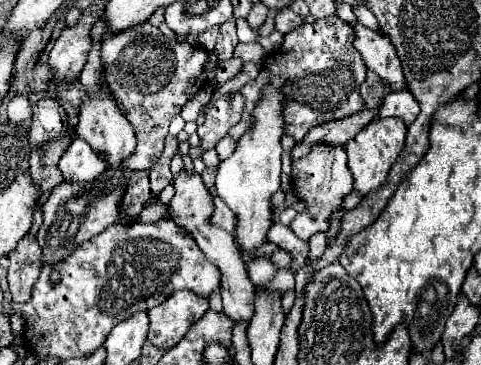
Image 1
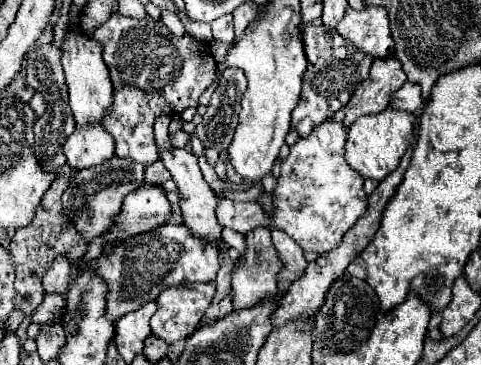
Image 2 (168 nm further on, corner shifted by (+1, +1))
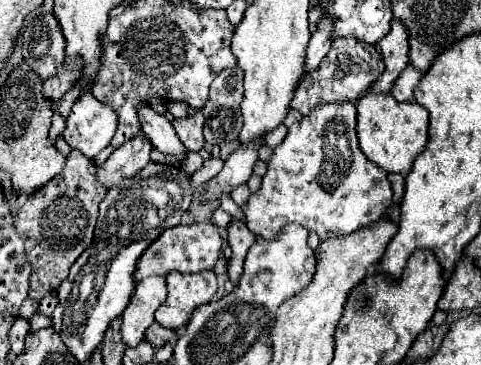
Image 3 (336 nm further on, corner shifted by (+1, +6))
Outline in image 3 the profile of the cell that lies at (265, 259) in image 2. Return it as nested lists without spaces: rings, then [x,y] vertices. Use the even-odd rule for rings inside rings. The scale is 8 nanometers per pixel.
[[[232,220],[230,226],[228,226],[228,244],[232,248],[232,258],[230,258],[230,266],[228,266],[228,278],[236,286],[236,282],[242,276],[242,266],[244,266],[246,252],[254,244],[254,234],[244,226],[244,222]]]

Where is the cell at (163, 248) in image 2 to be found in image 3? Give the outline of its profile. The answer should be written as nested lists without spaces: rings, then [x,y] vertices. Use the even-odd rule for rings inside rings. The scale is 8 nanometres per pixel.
[[[194,222],[190,226],[180,224],[174,228],[168,228],[160,234],[158,240],[154,240],[150,244],[150,248],[138,260],[136,280],[142,280],[142,278],[154,276],[154,274],[170,274],[174,270],[188,272],[188,274],[210,270],[210,268],[214,268],[214,264],[220,256],[220,248],[222,248],[222,236],[218,232],[218,226],[212,222]]]

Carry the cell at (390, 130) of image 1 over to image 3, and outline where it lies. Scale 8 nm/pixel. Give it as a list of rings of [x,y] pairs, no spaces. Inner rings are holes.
[[[366,94],[358,100],[358,140],[360,148],[368,160],[380,166],[386,172],[408,174],[412,162],[428,142],[428,110],[418,102],[398,102],[386,94]]]

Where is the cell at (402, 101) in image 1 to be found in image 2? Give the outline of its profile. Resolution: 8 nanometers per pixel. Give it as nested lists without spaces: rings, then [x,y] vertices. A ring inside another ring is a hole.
[[[406,81],[406,83],[396,91],[396,93],[392,93],[390,109],[414,113],[418,107],[422,107],[422,99],[420,99],[420,85]]]

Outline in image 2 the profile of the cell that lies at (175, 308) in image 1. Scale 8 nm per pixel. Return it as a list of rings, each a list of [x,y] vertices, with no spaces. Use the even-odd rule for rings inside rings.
[[[184,283],[184,285],[176,285],[176,287],[168,287],[166,291],[160,293],[160,297],[156,299],[158,303],[158,311],[152,317],[152,333],[160,339],[164,339],[168,345],[186,339],[188,335],[192,335],[198,329],[198,323],[202,319],[202,315],[206,313],[206,309],[210,307],[210,301],[214,297],[214,285],[212,283]]]

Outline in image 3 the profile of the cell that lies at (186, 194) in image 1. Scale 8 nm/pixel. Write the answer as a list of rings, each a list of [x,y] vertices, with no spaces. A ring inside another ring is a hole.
[[[140,102],[138,118],[140,118],[140,124],[142,124],[142,132],[150,138],[154,148],[158,148],[164,154],[172,154],[172,156],[188,154],[188,150],[178,140],[176,132],[172,130],[170,120],[164,114],[158,114],[150,104]]]

